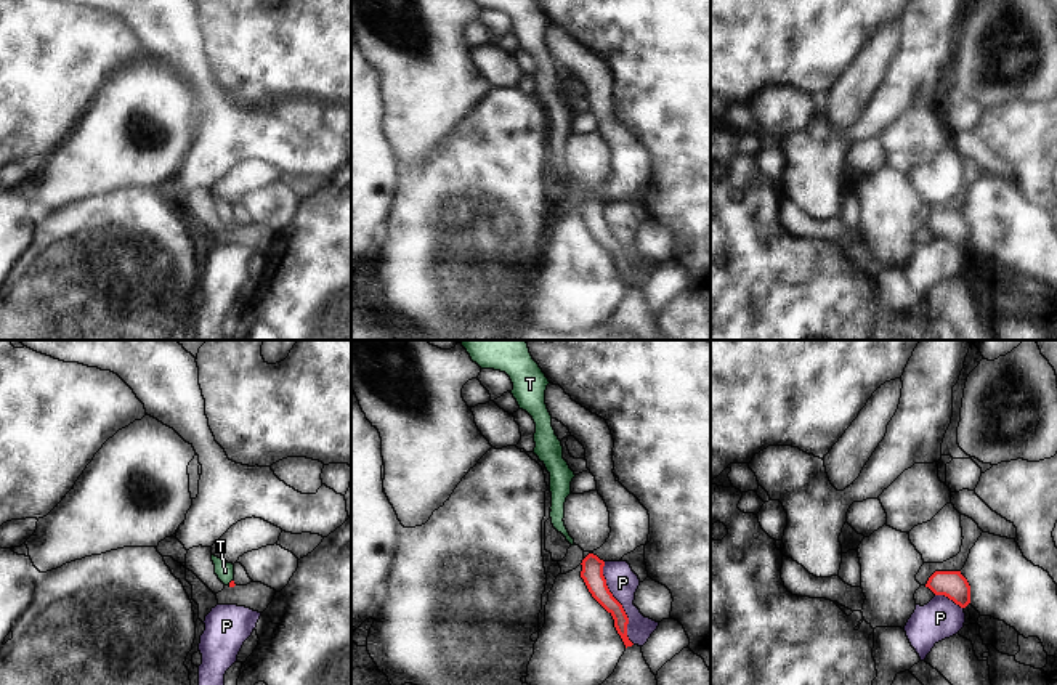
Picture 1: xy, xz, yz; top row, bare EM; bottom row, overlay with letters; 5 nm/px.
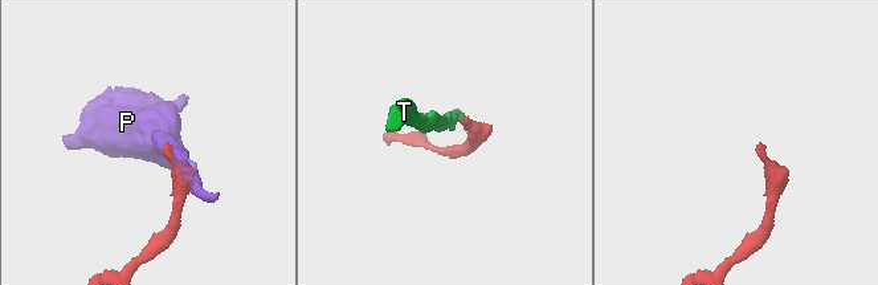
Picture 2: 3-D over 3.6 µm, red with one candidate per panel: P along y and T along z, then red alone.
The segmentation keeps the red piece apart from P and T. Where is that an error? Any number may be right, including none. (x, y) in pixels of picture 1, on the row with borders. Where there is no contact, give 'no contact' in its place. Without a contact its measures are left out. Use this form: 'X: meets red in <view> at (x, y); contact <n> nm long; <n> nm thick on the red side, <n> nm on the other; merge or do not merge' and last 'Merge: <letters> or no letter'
P: meets red in xz at (619, 603); contact 440 nm long; 110 nm thick on the red side, 160 nm on the other; do not merge
T: meets red in xy at (230, 583); contact 40 nm long; 30 nm thick on the red side, 90 nm on the other; merge
Merge: T

